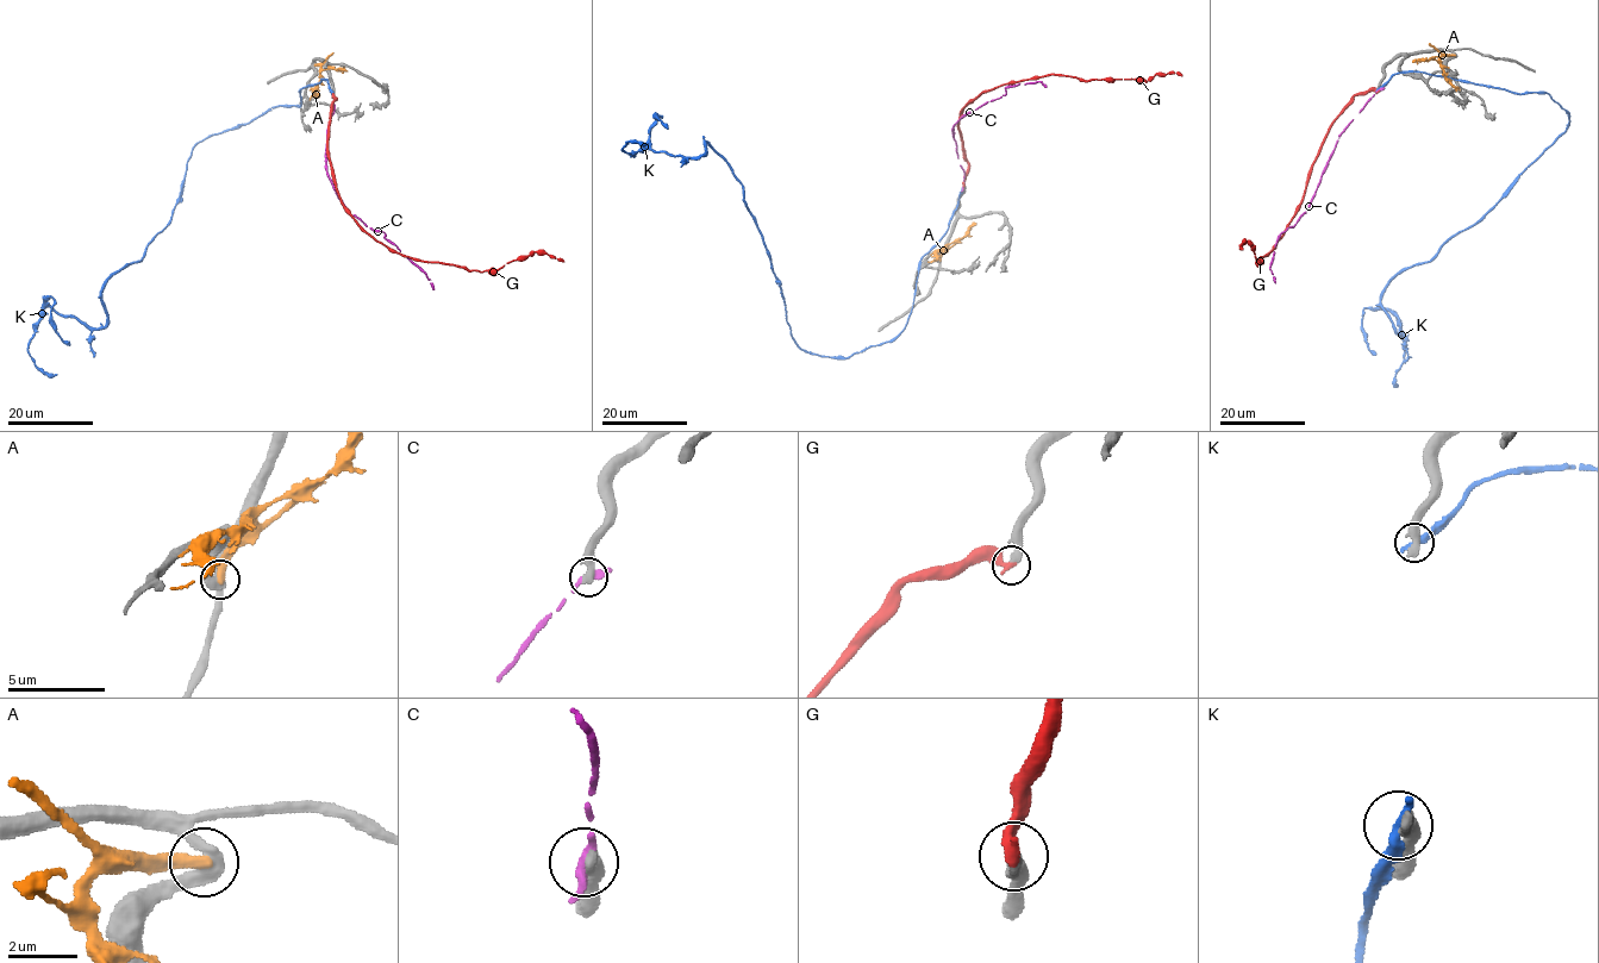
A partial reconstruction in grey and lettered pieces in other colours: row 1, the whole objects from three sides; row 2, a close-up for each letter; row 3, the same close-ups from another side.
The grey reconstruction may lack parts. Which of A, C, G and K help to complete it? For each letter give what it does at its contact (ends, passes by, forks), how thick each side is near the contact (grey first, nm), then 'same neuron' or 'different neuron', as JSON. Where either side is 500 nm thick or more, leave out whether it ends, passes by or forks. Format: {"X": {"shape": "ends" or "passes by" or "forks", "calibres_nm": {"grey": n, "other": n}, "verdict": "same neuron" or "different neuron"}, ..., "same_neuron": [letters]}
{"A": {"shape": "ends", "calibres_nm": {"grey": 440, "other": 400}, "verdict": "different neuron"}, "C": {"shape": "ends", "calibres_nm": {"grey": 440, "other": 380}, "verdict": "different neuron"}, "G": {"shape": "ends", "calibres_nm": {"grey": 320, "other": 360}, "verdict": "same neuron"}, "K": {"calibres_nm": {"grey": 500, "other": 380}, "verdict": "different neuron"}, "same_neuron": ["G"]}

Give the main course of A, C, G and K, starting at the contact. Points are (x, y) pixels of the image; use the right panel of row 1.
A: (1454, 55), (1440, 57), (1440, 67), (1459, 89)
C: (1380, 89), (1338, 137), (1306, 212), (1278, 236), (1270, 268), (1275, 282)
G: (1379, 91), (1355, 95), (1332, 124), (1299, 210), (1260, 257), (1262, 262), (1253, 245), (1243, 241), (1242, 249)
K: (1380, 88), (1447, 75), (1547, 93), (1569, 117), (1388, 283), (1394, 385)

